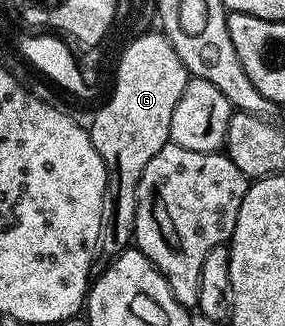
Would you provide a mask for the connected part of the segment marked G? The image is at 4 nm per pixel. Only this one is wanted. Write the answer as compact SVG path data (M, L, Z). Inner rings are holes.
M164 32L145 33L133 40L122 53L117 67L117 79L113 93L93 115L93 124L88 124L87 130L99 157L103 157L107 169L107 189L103 197L103 213L101 214L101 241L99 255L108 261L114 255L121 255L130 250L134 242L133 226L135 225L135 209L137 208L137 186L139 177L143 177L143 169L147 169L147 161L159 153L165 144L170 142L171 113L175 104L182 96L191 76L179 60L178 53L164 35Z

